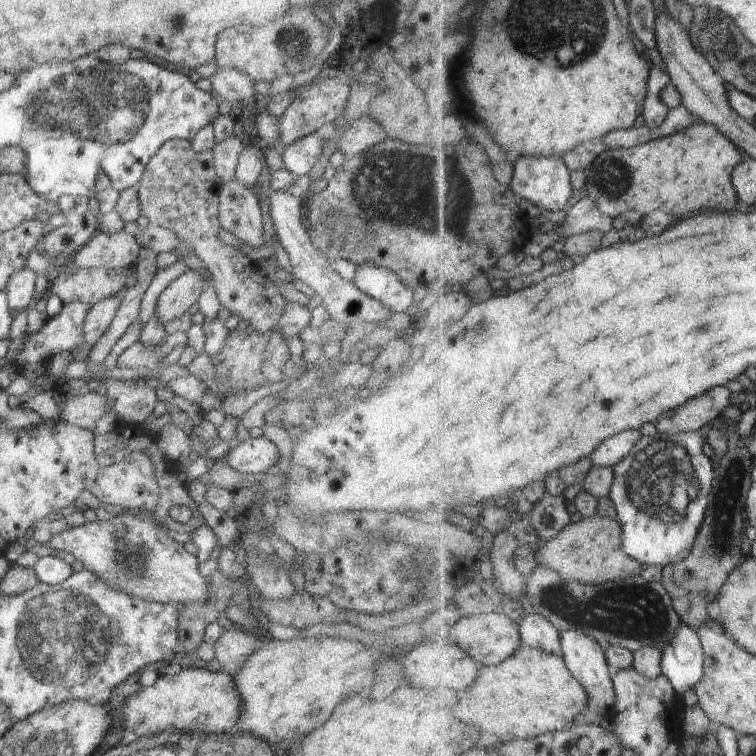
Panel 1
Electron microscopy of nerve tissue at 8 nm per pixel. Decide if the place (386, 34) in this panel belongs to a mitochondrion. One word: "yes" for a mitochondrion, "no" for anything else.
no

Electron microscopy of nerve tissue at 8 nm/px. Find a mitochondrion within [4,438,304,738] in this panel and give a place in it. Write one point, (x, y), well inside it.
(61, 639)

